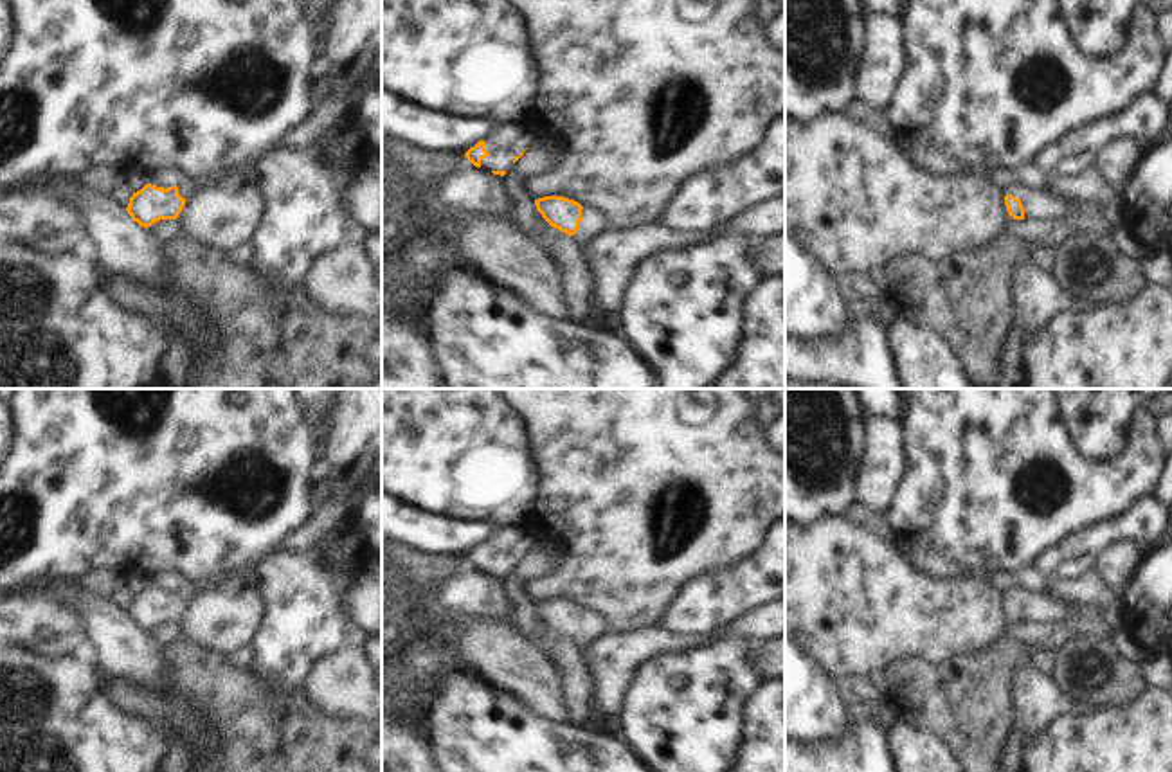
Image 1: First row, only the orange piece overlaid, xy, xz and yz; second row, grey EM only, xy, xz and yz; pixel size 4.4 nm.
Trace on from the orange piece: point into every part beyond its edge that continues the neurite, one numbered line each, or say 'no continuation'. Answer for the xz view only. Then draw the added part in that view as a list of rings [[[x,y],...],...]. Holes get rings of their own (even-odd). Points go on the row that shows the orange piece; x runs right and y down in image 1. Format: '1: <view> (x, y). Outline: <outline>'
1: xz (508, 141). Outline: [[[506,122],[495,128],[486,139],[488,157],[481,160],[484,171],[508,171],[513,160],[533,144],[535,137],[518,122]]]
2: xz (593, 222). Outline: [[[583,207],[580,227],[572,238],[580,247],[580,250],[583,252],[583,247],[589,239],[609,229],[610,229],[610,221],[601,212],[598,212],[592,207]]]

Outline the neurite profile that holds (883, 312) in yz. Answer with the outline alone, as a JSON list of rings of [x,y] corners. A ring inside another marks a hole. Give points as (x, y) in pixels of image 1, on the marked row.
[[[879,299],[850,302],[848,311],[852,311],[853,315],[868,315],[886,331],[898,319],[889,301],[879,301]]]

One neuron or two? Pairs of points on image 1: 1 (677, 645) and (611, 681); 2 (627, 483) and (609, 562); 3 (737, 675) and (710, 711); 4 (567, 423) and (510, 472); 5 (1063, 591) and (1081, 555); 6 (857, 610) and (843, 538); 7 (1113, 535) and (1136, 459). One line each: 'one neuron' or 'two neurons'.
1: one neuron
2: one neuron
3: one neuron
4: two neurons
5: two neurons
6: one neuron
7: two neurons

